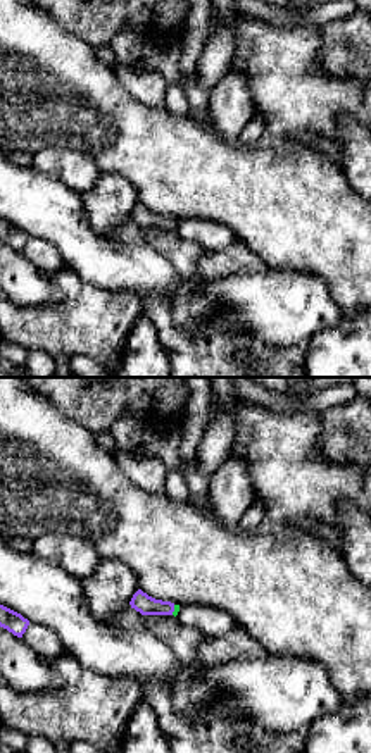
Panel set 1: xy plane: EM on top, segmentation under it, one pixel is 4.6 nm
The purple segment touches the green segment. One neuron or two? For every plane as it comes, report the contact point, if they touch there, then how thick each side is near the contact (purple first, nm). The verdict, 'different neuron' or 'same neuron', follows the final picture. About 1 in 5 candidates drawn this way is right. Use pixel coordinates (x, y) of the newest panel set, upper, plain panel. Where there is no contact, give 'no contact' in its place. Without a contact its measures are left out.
(173, 224) | 90/30 nm

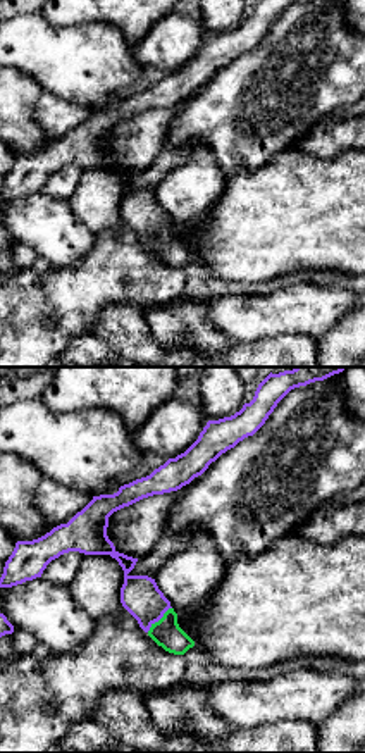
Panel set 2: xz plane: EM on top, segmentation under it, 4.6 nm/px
(159, 233) | 190/140 nm

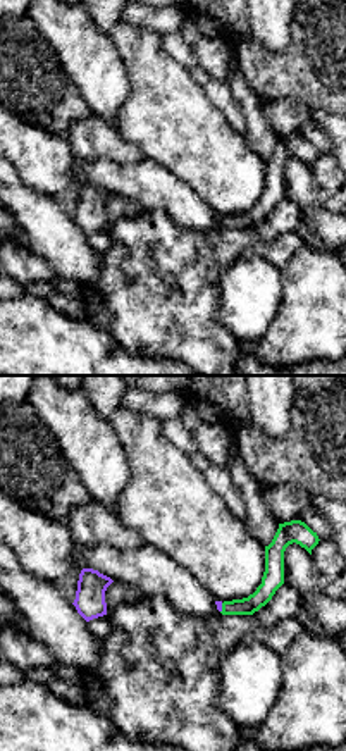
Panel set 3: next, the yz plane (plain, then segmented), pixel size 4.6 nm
(221, 223) | 30/90 nm

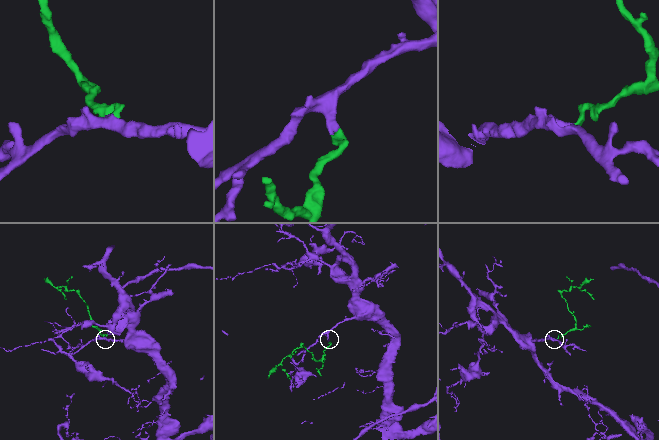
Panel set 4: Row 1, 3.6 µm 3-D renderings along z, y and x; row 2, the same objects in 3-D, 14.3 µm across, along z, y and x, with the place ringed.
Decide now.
same neuron

